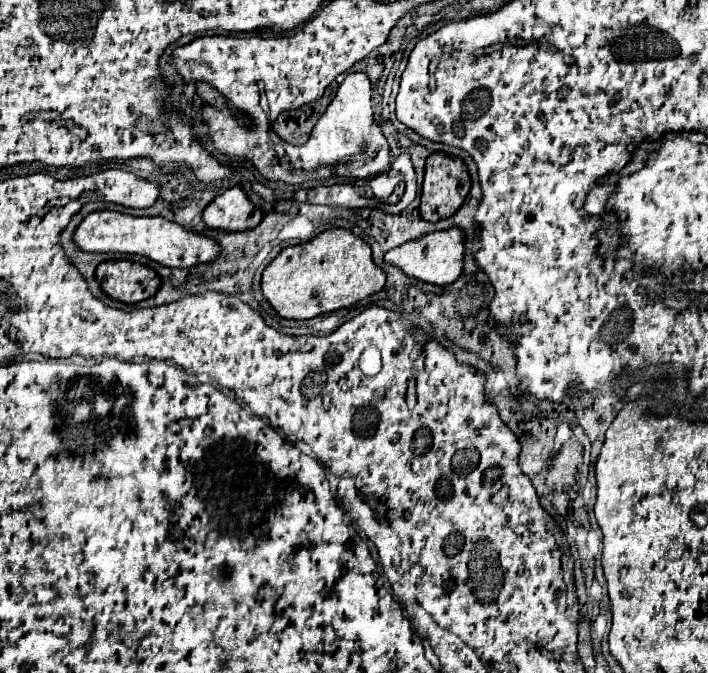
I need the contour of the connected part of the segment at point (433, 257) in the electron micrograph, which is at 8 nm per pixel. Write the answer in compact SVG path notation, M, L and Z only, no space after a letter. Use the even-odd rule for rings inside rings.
M452 226L446 230L430 232L428 236L420 236L420 240L408 240L408 244L396 246L384 256L386 262L398 266L404 274L418 278L422 282L446 286L460 278L464 270L464 230L460 226Z

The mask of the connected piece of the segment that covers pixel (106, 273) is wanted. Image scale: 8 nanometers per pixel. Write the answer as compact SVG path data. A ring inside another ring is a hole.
M108 260L96 270L96 278L102 282L102 290L120 302L138 304L156 294L160 288L160 276L140 262Z

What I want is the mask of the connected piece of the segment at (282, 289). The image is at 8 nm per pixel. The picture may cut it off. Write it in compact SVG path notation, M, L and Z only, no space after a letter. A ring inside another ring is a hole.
M328 228L306 244L284 248L262 274L262 292L282 318L306 320L380 292L386 274L372 260L370 246L348 228Z

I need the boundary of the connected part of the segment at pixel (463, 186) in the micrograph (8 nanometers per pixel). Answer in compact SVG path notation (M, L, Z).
M434 152L426 160L426 176L424 176L424 186L422 186L422 198L420 198L420 216L428 222L438 222L444 218L450 218L464 202L464 198L470 192L470 174L466 164L456 158L448 156L444 152Z

